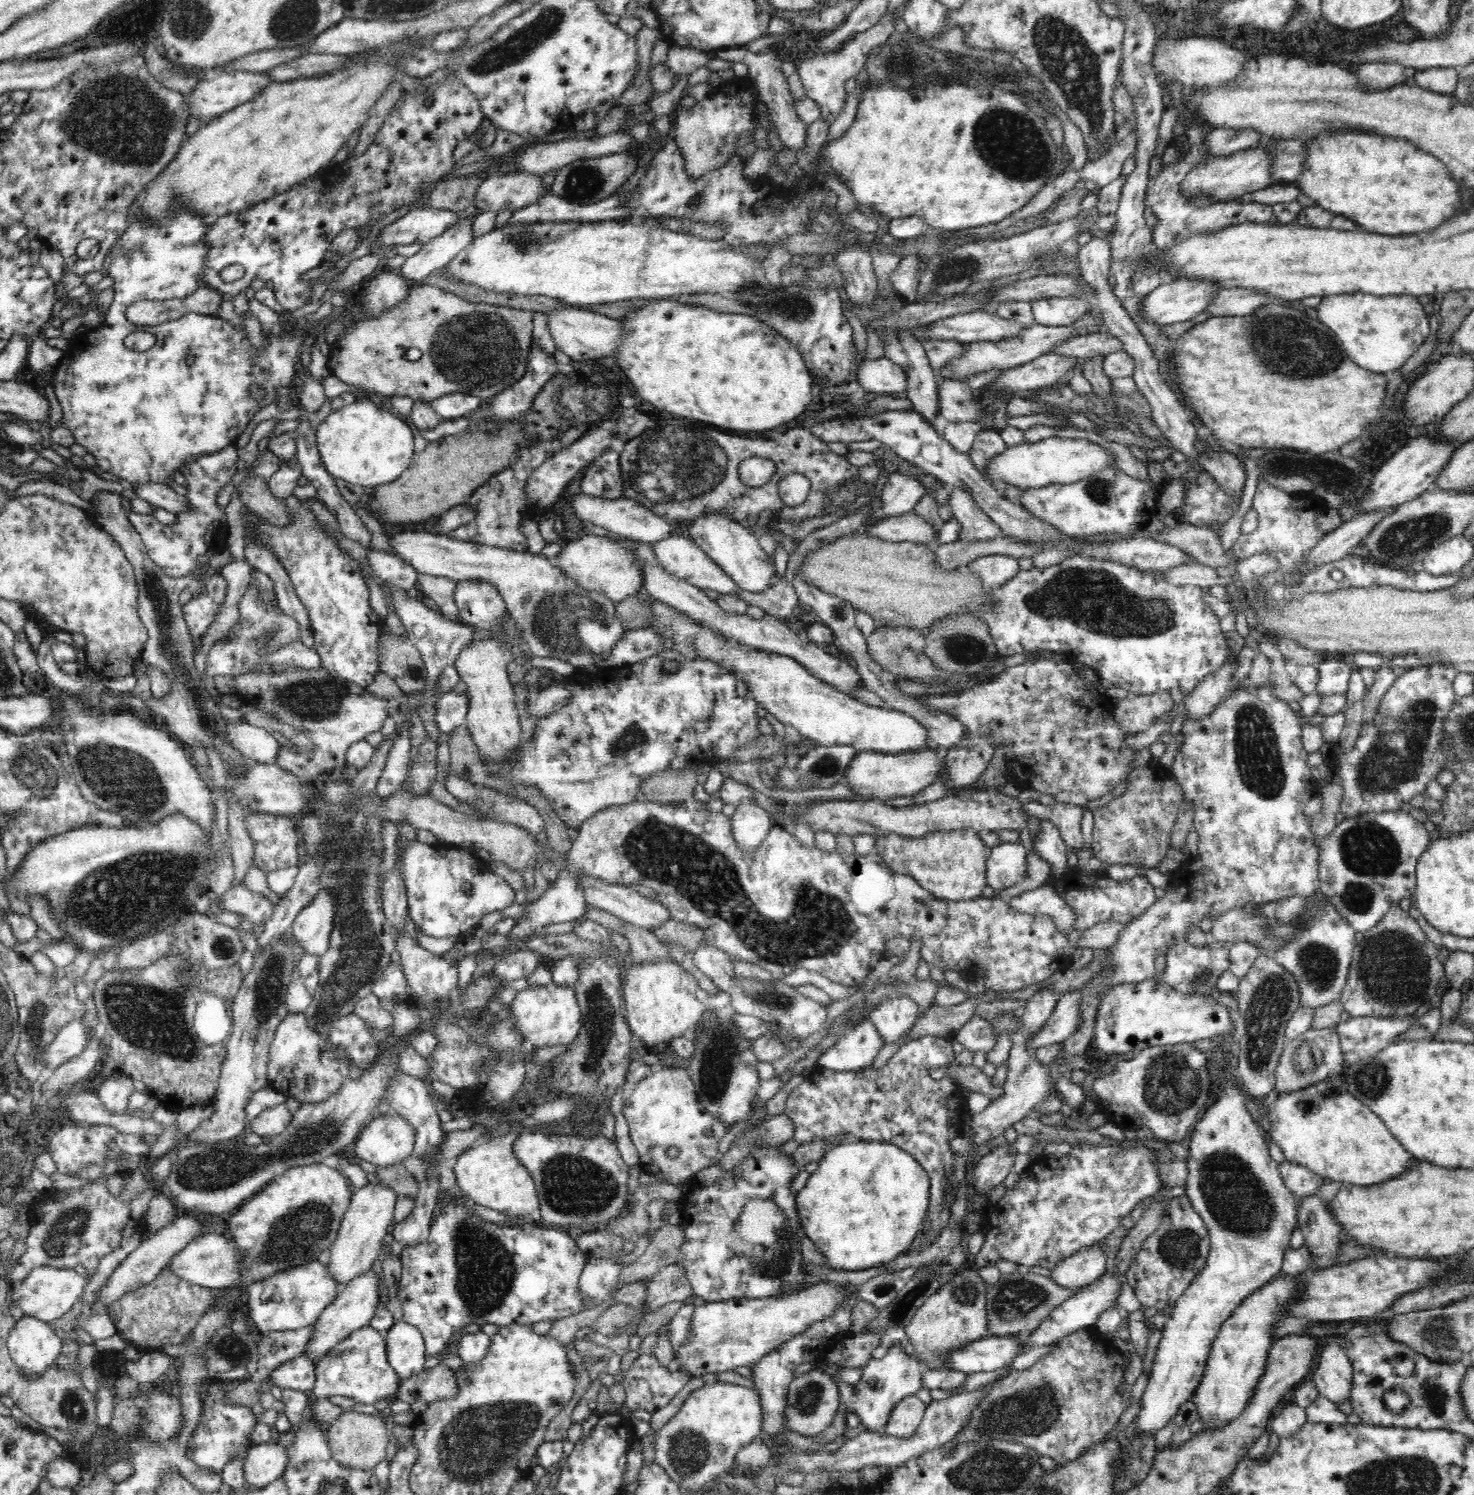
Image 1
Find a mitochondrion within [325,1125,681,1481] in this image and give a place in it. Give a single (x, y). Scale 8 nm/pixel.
(485, 1269)

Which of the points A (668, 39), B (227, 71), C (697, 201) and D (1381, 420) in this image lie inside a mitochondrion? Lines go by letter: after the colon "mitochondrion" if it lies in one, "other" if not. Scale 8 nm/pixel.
A: other
B: other
C: mitochondrion
D: other

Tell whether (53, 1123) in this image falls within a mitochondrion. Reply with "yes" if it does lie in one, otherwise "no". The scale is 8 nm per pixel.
no

